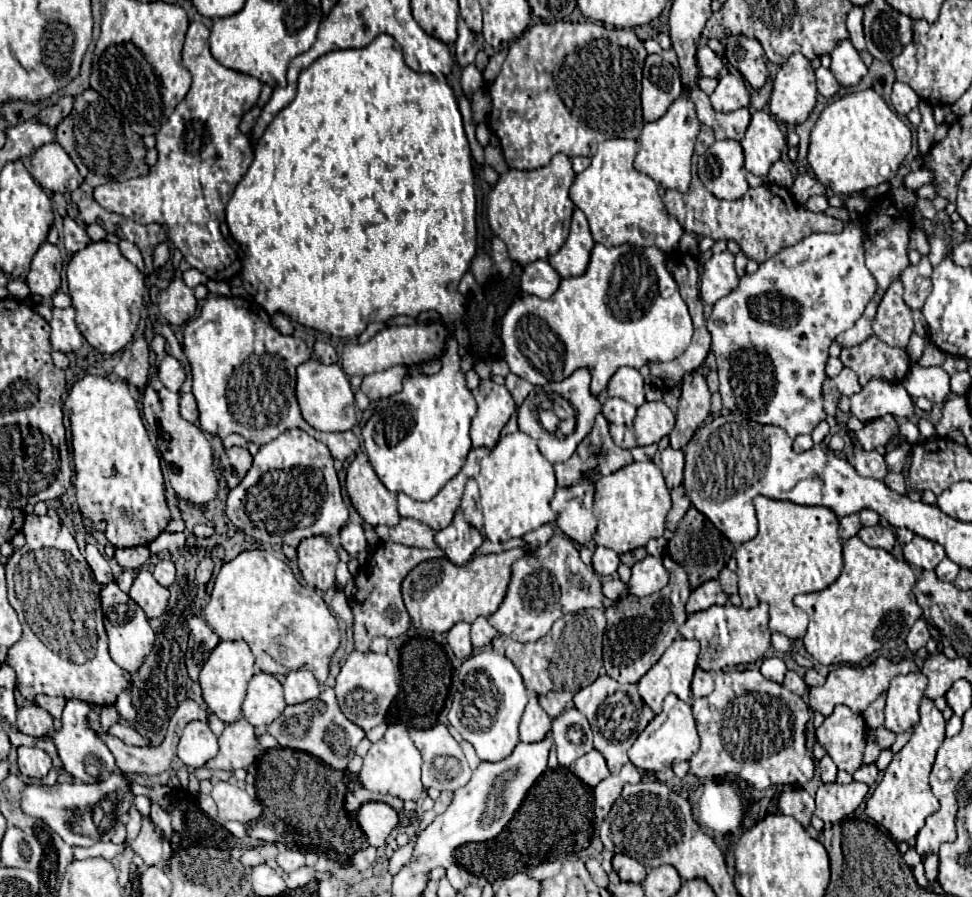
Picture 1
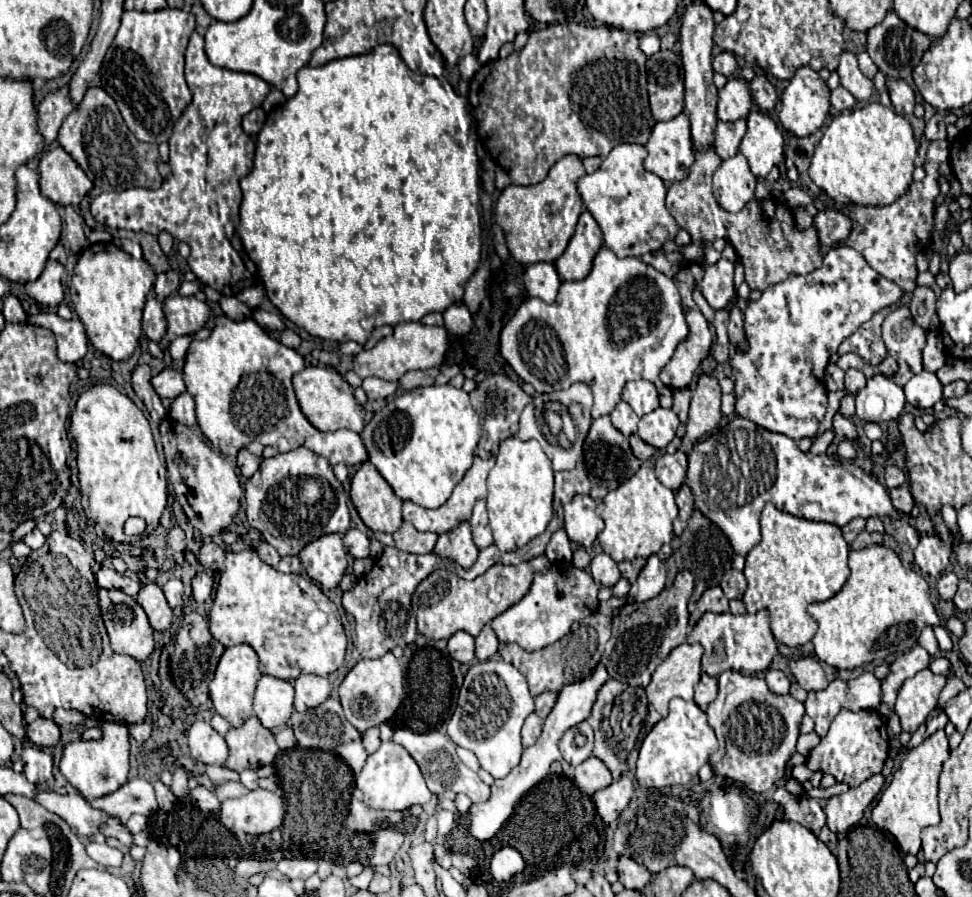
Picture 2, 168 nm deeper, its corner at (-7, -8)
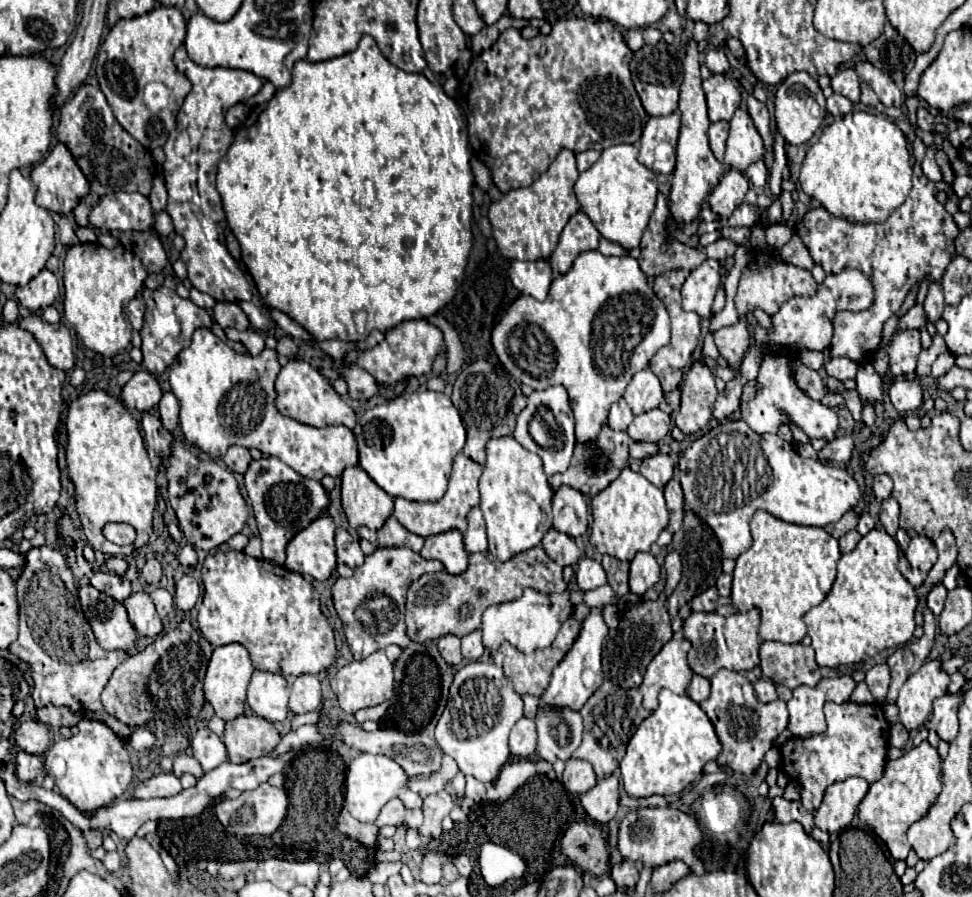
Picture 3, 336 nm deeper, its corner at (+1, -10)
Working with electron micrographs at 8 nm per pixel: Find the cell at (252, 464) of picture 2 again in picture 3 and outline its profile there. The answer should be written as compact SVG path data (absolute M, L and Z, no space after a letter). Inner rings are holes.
M230 446L228 452L222 456L224 464L232 470L232 472L238 472L238 474L244 474L248 464L252 462L252 456L248 452L248 448L244 446Z

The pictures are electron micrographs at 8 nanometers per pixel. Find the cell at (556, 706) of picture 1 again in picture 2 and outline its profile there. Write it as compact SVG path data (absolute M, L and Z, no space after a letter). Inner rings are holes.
M544 692L544 694L536 696L534 702L536 702L536 714L540 718L546 718L550 714L552 706L556 704L556 692Z

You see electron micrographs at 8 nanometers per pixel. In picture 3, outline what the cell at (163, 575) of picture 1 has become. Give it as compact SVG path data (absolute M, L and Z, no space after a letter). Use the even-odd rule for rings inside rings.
M158 588L158 590L154 590L150 594L150 598L152 598L152 602L154 602L156 612L158 612L160 618L166 618L174 610L174 600L172 600L172 594L168 590Z

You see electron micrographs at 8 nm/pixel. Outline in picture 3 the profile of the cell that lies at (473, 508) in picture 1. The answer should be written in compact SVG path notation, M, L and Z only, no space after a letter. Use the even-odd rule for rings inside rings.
M476 506L468 514L468 530L464 532L464 548L466 552L484 552L488 548L486 542L486 526L482 518L482 510Z

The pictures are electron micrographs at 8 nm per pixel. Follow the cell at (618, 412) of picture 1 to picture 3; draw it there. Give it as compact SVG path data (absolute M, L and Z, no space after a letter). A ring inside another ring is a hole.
M620 398L618 402L612 404L610 416L608 416L608 426L612 430L626 430L632 420L634 420L634 414L630 412L630 408L628 408L628 404L626 404L624 398Z

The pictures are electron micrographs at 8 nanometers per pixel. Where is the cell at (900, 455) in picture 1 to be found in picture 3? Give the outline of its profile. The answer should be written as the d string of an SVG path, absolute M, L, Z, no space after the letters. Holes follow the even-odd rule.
M878 474L872 480L872 494L876 500L886 500L892 492L892 478L888 474Z

